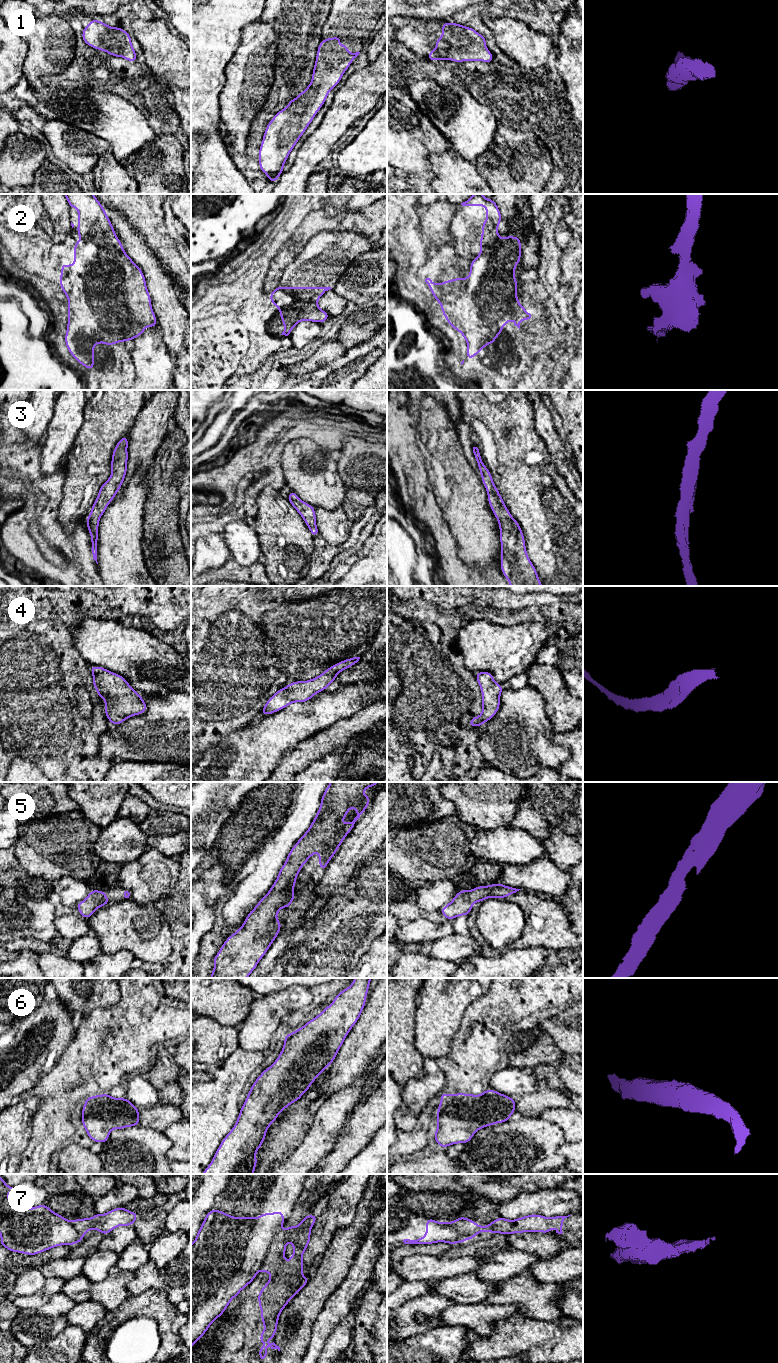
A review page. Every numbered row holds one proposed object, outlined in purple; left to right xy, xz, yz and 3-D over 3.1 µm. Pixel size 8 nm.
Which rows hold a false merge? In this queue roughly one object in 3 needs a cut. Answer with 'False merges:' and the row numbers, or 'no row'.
False merges: 2, 7

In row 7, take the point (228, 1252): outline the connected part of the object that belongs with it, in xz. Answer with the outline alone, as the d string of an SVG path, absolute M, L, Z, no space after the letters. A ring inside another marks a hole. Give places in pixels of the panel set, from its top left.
M217 1209L206 1214L195 1241L191 1244L191 1348L225 1312L231 1300L257 1276L272 1240L285 1220L281 1211L262 1213L260 1217L232 1217Z

